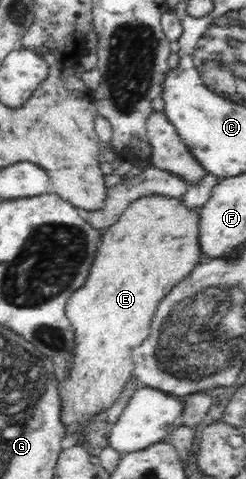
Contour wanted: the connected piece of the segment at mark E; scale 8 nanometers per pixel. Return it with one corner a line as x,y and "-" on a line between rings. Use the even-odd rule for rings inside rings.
146,195
146,197
140,197
136,201
132,201
130,205
122,212
122,215
118,218
118,221
114,225
105,228
100,239
100,247
95,252
93,258
92,267
90,269
90,275
86,279
85,285
82,285
76,293
70,295
70,299
66,301
66,317
74,328
74,342
76,347
73,349
71,355
72,363
70,363
70,369
68,373
64,375
64,379
58,379
58,393
60,398
60,404
62,404
62,417
61,422
68,427
68,433
77,435
81,431
81,426
86,425
87,422
93,421
99,414
105,413
110,406
120,397
120,393
126,384
131,380
133,375
133,358
131,357
133,349
142,345
143,342
150,336
151,323
156,314
157,307
160,301
170,293
171,289
182,282
186,277
190,276
194,267
204,261
201,257
201,249
198,243
199,240
199,210
188,209
183,203
181,198
178,197
166,197
165,195

